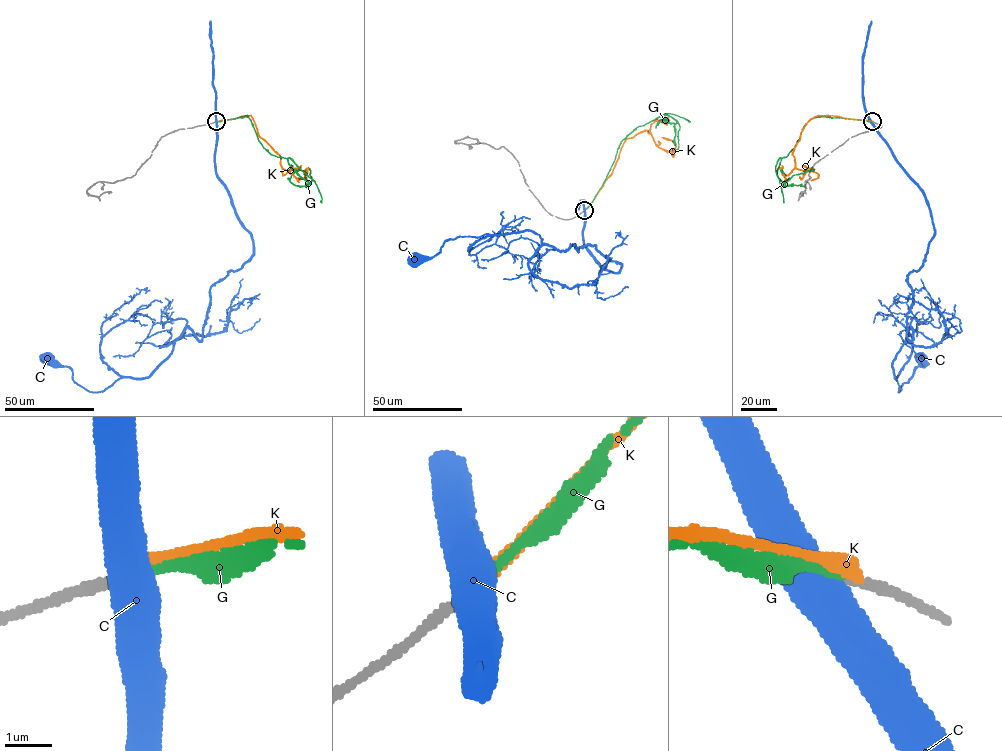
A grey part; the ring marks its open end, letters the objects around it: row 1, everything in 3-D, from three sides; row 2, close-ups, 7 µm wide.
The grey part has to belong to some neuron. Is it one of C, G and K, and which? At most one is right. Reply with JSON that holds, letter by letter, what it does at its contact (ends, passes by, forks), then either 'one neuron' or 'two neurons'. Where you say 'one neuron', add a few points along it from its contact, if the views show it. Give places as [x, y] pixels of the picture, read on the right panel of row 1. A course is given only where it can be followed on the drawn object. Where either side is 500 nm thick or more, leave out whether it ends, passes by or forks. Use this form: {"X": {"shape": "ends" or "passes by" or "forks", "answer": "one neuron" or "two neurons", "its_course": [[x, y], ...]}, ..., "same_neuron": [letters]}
{"C": {"answer": "two neurons"}, "G": {"shape": "ends", "answer": "one neuron", "its_course": [[872, 122], [822, 116], [811, 118], [803, 127], [795, 146], [781, 158], [776, 175], [784, 186], [783, 167]]}, "K": {"shape": "ends", "answer": "two neurons"}, "same_neuron": ["G"]}

